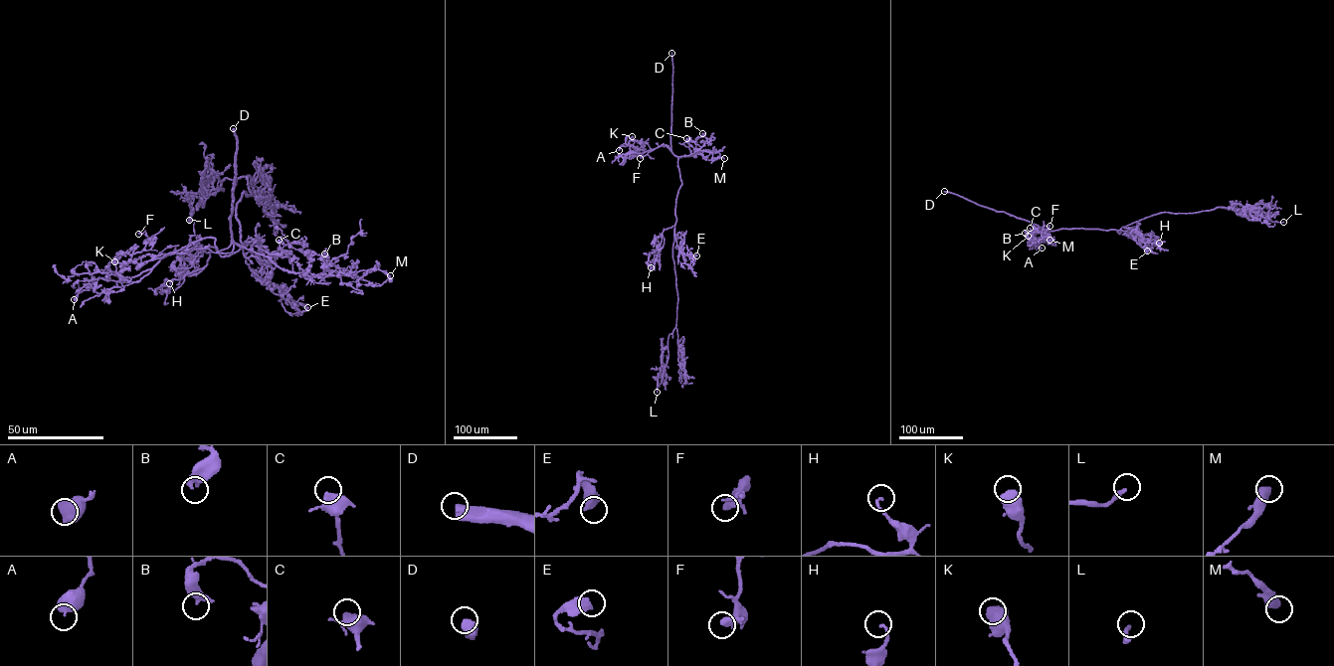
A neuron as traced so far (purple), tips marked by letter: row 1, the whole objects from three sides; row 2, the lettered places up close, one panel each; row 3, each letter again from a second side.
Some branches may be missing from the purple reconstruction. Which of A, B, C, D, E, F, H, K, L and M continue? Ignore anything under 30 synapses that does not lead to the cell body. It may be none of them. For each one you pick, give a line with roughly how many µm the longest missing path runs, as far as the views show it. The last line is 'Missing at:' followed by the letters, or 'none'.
D: missing 350 µm
Missing at: D

